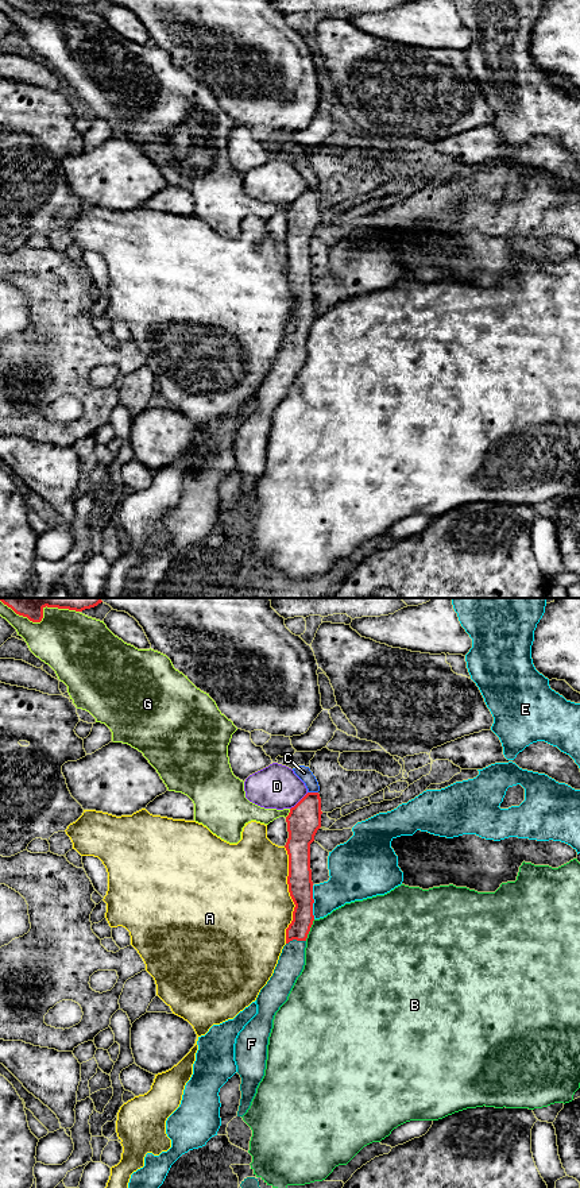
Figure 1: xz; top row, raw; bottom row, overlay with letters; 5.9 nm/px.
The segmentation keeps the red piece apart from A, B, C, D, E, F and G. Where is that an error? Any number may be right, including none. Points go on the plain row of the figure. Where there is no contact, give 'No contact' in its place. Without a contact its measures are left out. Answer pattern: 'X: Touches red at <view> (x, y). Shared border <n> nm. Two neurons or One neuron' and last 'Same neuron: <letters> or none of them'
A: Touches red at xz (290, 290). Shared border 600 nm. Two neurons
B: Touches red at xz (309, 326). Shared border 140 nm. Two neurons
C: Touches red at xz (313, 188). Shared border 60 nm. Two neurons
D: Touches red at xz (300, 196). Shared border 150 nm. Two neurons
E: Touches red at xz (313, 297). Shared border 200 nm. Two neurons
F: Touches red at xz (296, 334). Shared border 120 nm. One neuron
G: Touches red at xz (42, 10). Shared border 440 nm. Two neurons
Same neuron: F

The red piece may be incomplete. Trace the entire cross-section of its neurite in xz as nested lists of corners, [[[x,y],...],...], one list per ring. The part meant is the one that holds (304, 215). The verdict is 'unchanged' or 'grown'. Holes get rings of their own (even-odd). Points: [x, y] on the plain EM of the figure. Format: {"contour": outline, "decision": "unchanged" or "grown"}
{"contour": [[[308,188],[286,212],[289,234],[289,288],[295,300],[293,316],[286,324],[286,340],[267,379],[260,385],[258,409],[239,428],[235,439],[235,456],[241,472],[241,494],[237,512],[251,501],[256,483],[264,471],[268,432],[272,414],[301,370],[305,360],[306,333],[314,316],[310,239],[321,223],[321,193]]], "decision": "grown"}

